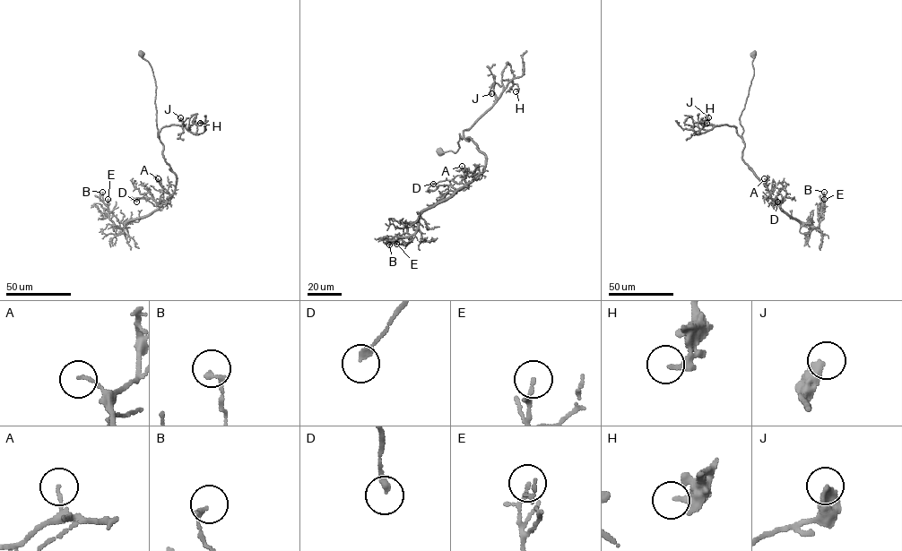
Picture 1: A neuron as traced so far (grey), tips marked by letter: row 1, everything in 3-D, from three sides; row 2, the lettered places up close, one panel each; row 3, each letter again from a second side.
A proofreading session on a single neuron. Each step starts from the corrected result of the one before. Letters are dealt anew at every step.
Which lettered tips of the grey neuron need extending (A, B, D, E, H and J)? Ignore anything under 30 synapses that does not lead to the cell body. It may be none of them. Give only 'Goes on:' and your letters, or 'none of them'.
Goes on: none of them

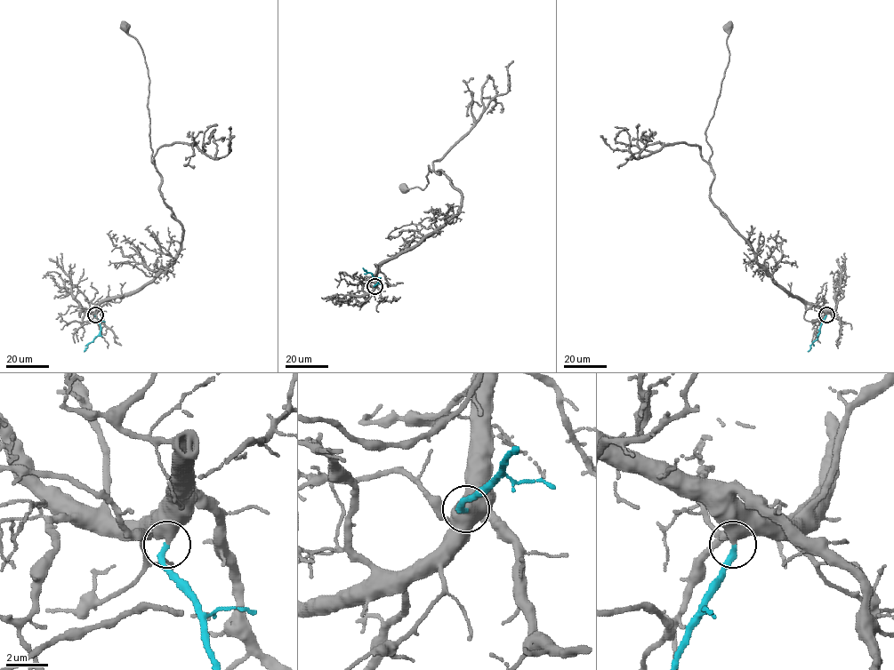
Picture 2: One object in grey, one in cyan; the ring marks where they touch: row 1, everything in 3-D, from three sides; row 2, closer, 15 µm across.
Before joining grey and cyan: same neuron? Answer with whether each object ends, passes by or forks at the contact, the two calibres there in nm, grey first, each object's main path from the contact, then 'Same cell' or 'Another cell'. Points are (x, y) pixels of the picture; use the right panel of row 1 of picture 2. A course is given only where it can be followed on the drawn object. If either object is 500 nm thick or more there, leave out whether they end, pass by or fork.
Thickness 550 nm (grey) against 320 nm. Course of grey: (825, 315), (772, 279), (710, 195), (714, 174), (705, 130), (728, 61), (728, 27). Course of cyan: (825, 315), (817, 338), (808, 352). Same cell

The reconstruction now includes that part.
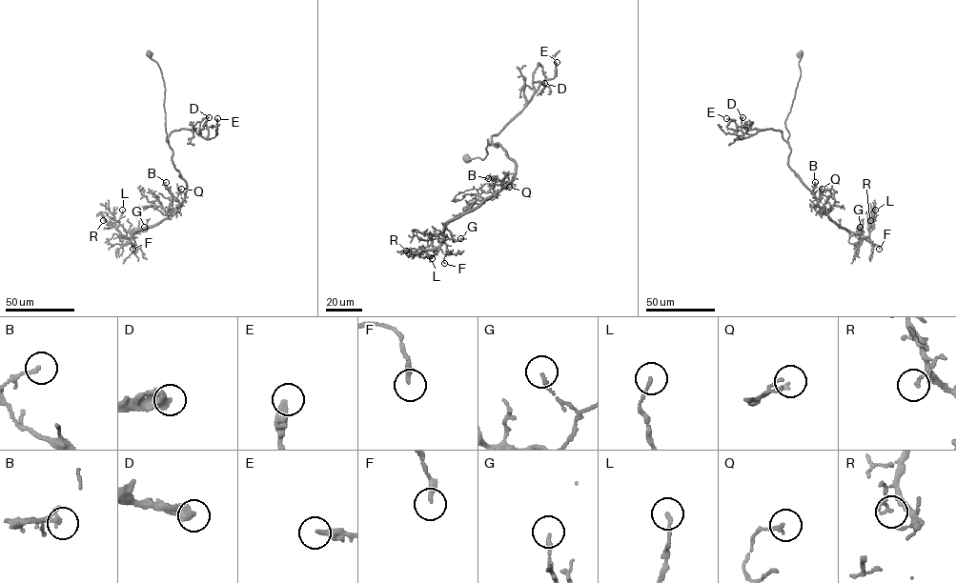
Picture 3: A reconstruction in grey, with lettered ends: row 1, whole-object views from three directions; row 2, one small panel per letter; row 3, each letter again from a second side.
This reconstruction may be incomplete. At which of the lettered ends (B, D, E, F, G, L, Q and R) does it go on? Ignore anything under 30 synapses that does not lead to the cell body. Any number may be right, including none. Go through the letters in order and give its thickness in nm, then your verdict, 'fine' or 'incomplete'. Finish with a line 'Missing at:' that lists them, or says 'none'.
B: 160 nm | fine
D: 380 nm | fine
E: 320 nm | incomplete
F: 220 nm | fine
G: 150 nm | fine
L: 150 nm | fine
Q: 160 nm | fine
R: 140 nm | fine
Missing at: E

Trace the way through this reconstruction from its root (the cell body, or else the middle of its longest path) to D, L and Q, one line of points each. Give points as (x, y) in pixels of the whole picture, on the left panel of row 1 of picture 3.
D: (149, 54), (164, 82), (166, 141), (172, 130), (182, 129), (199, 134), (200, 122), (209, 117)
L: (149, 54), (162, 74), (166, 141), (187, 190), (160, 222), (129, 238), (118, 221), (122, 210)
Q: (149, 54), (164, 82), (166, 141), (172, 150), (172, 163), (187, 185), (180, 203), (176, 198), (181, 189)

